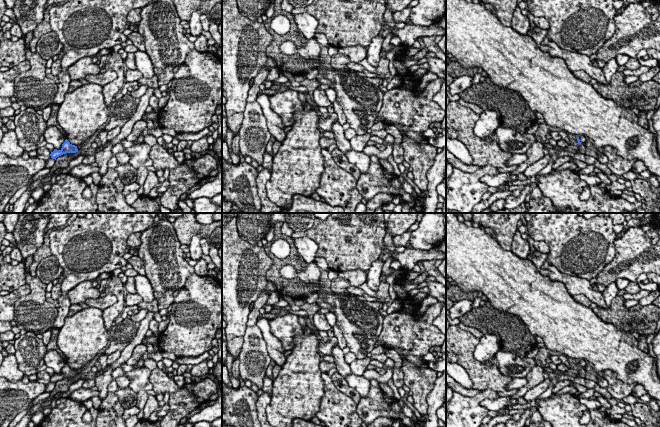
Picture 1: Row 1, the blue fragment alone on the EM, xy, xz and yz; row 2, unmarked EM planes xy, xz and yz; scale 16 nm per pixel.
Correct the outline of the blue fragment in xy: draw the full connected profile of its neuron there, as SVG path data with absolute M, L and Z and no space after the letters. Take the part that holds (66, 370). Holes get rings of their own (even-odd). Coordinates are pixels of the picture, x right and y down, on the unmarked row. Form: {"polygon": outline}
{"polygon": "M67 363L62 368L62 372L60 374L54 373L53 376L51 376L50 380L52 383L55 383L63 378L66 377L76 377L78 376L77 370L72 369Z"}

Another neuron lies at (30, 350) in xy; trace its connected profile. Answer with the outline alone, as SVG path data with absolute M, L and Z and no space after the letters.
M27 332L14 342L15 357L22 372L38 369L45 364L47 347L36 334Z

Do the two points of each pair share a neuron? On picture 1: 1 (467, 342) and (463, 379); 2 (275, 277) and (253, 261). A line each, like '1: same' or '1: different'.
1: different
2: different

